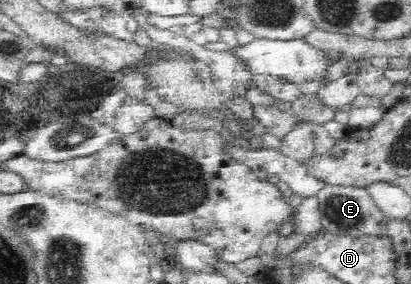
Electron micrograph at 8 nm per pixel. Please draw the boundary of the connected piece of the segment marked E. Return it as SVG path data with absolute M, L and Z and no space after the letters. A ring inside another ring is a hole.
M328 185L316 194L319 201L322 229L333 234L344 234L351 238L361 236L387 236L387 226L392 218L385 215L373 201L366 188Z

